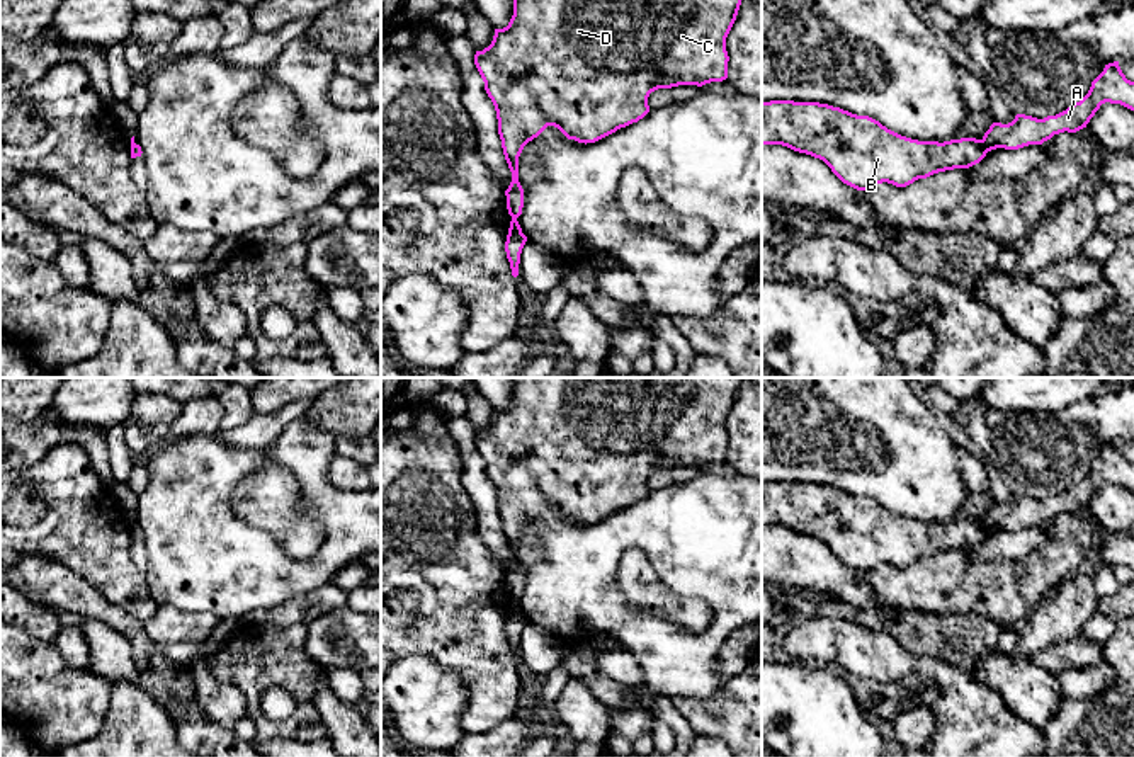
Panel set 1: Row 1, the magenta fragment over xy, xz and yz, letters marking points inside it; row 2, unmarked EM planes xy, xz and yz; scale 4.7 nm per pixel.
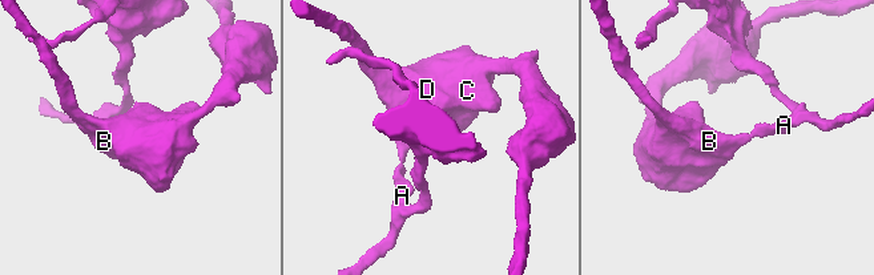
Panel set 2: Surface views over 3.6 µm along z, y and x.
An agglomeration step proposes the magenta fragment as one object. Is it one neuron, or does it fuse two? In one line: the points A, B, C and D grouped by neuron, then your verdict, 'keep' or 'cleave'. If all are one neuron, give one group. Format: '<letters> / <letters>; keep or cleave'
A / B C D; cleave

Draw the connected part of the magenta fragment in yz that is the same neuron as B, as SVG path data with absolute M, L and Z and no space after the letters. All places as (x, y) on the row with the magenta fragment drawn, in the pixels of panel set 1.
M794 100L762 102L762 145L782 145L819 158L843 184L857 191L882 182L906 187L938 172L969 168L988 153L983 139L918 141L887 129L869 116L857 116L828 104Z

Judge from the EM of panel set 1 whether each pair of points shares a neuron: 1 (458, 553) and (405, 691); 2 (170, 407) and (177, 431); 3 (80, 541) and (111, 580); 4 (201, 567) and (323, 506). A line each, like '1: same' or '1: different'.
1: different
2: different
3: same
4: same

